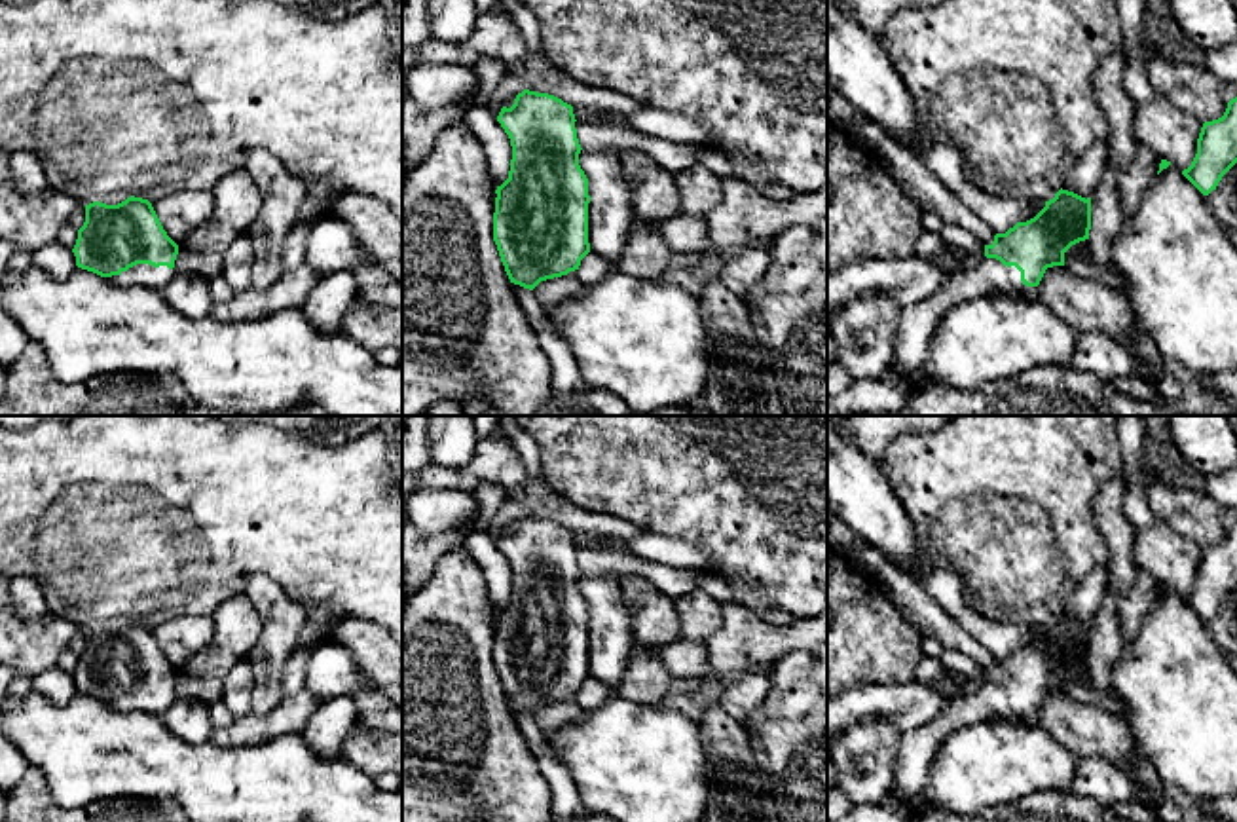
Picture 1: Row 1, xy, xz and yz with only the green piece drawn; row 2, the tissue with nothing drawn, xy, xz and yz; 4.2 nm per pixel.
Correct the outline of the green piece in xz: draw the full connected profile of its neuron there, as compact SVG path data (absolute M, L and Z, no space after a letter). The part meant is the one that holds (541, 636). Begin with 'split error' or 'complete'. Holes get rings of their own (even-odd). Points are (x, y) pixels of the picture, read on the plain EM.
complete; M524 514L497 547L512 571L508 604L497 611L493 666L510 708L533 716L541 706L579 695L590 678L588 604L579 590L581 570L573 532L562 524Z

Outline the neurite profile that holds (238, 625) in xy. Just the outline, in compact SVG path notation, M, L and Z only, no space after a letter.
M247 594L226 600L214 613L214 634L207 647L178 672L184 676L222 678L247 659L262 634L262 619Z

